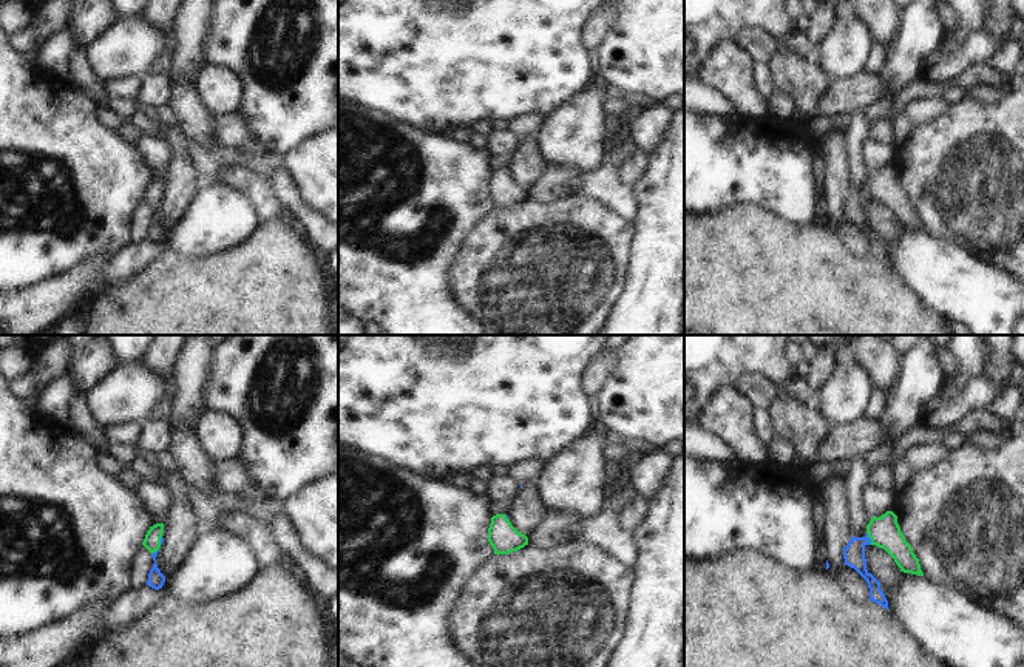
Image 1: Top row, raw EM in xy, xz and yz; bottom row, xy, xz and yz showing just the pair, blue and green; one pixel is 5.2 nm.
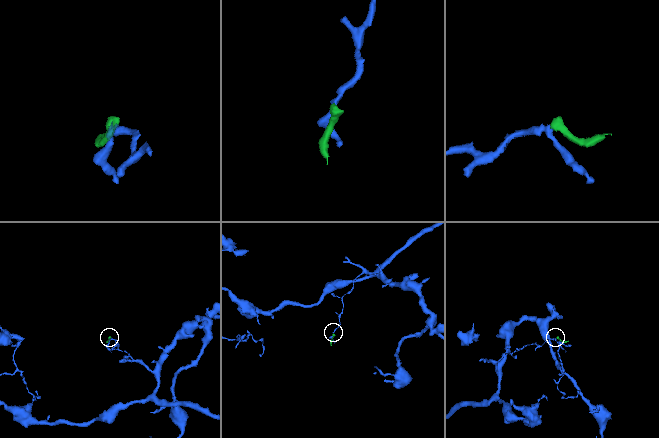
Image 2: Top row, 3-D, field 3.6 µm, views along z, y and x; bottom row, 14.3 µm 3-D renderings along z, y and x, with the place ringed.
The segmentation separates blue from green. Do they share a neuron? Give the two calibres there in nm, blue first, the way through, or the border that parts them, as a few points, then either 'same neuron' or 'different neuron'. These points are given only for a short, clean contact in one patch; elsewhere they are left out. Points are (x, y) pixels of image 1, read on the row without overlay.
calibres 110 and 160 nm; way yz (854, 206), (868, 192), (884, 186); same neuron

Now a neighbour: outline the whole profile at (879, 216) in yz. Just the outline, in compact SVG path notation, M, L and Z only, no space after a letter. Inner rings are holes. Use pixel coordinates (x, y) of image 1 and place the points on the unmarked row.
M865 199L866 224L879 236L893 241L900 233L900 222L894 213L876 199Z

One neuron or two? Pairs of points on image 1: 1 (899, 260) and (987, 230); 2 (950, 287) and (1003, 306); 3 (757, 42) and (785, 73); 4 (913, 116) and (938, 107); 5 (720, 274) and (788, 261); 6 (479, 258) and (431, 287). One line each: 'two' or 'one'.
1: two
2: one
3: two
4: one
5: one
6: two

